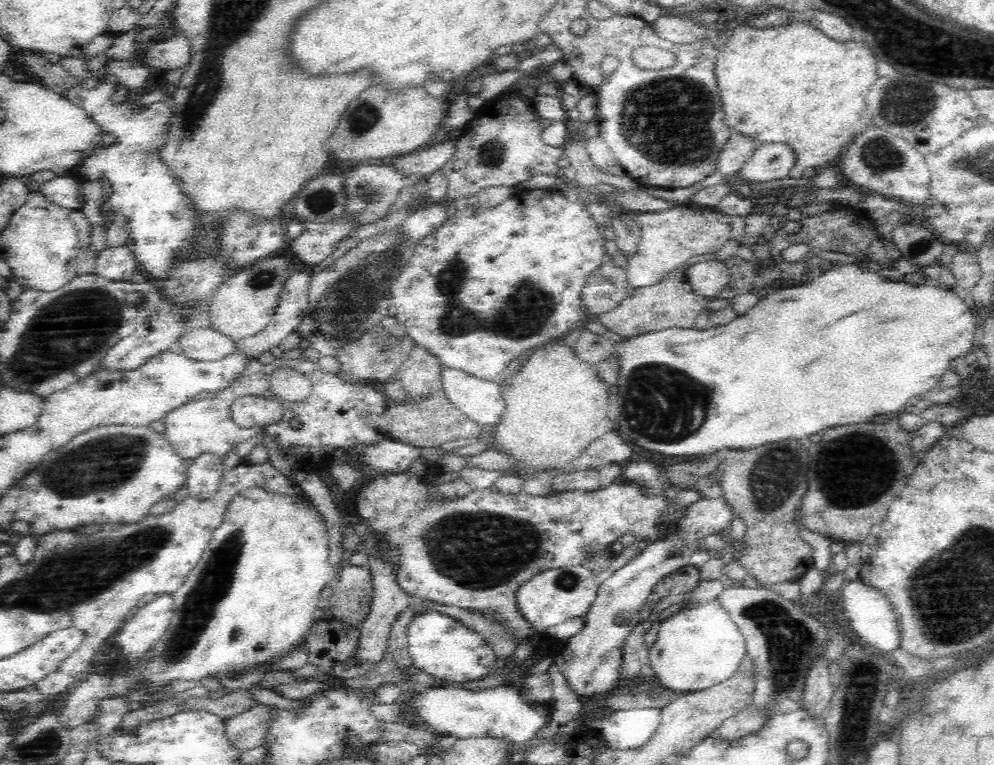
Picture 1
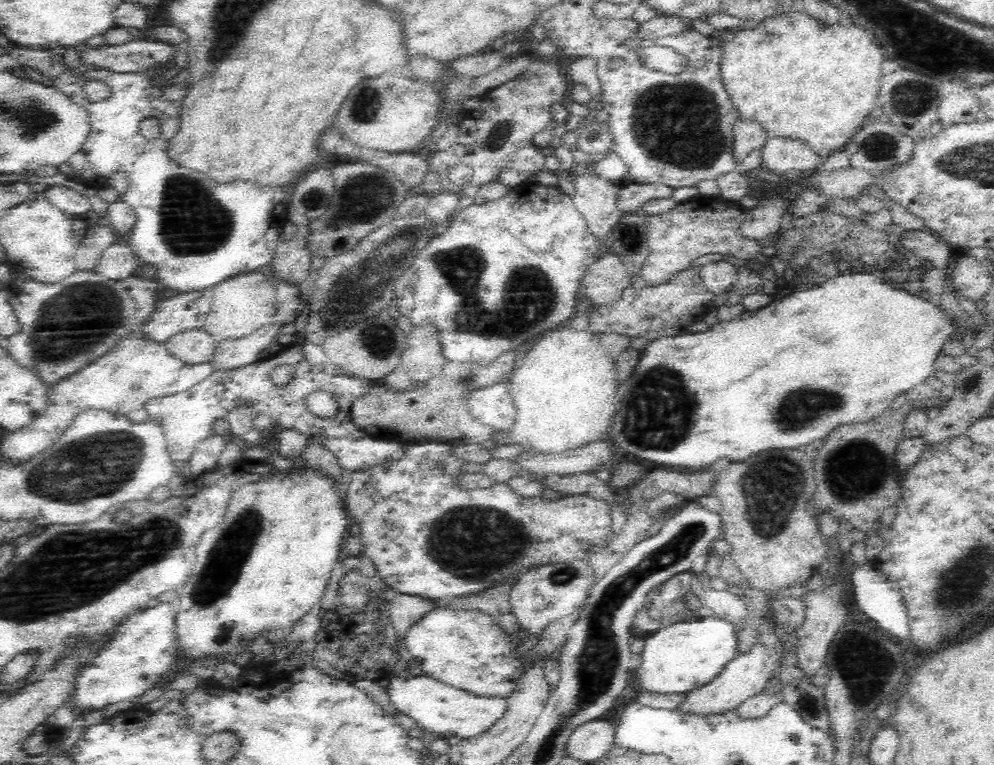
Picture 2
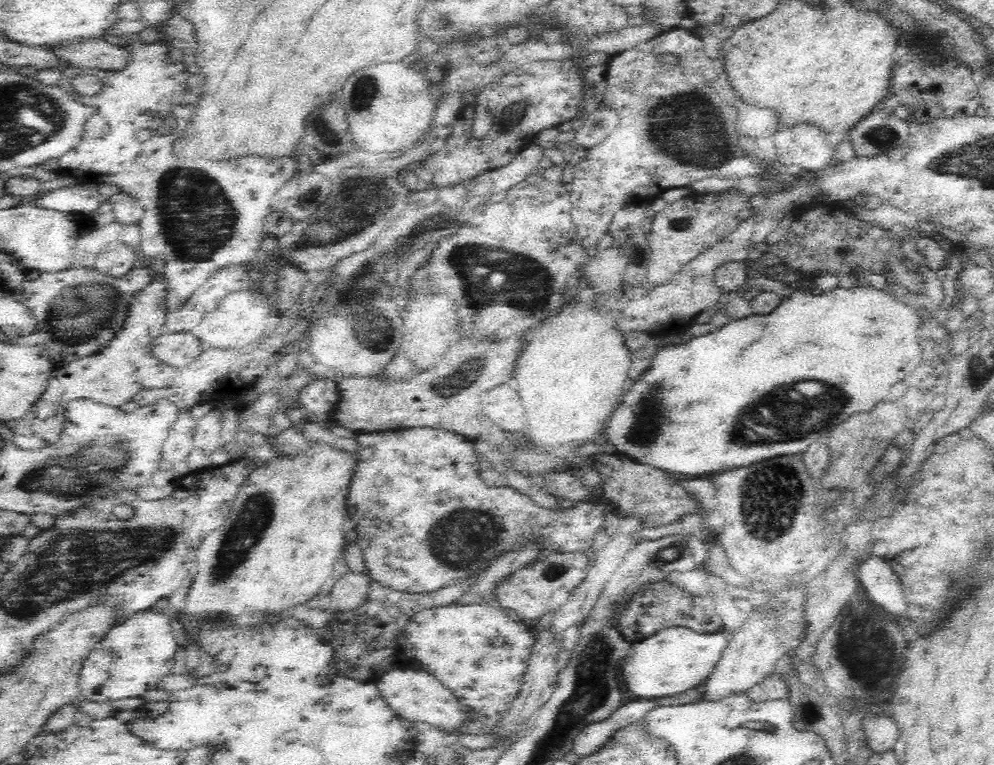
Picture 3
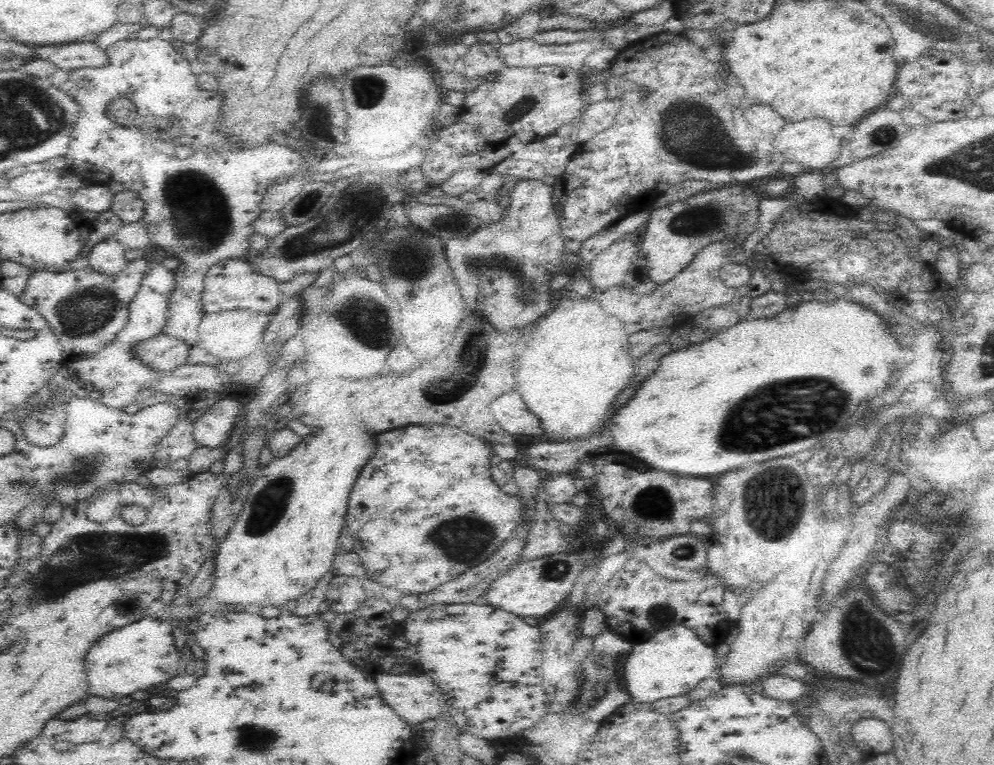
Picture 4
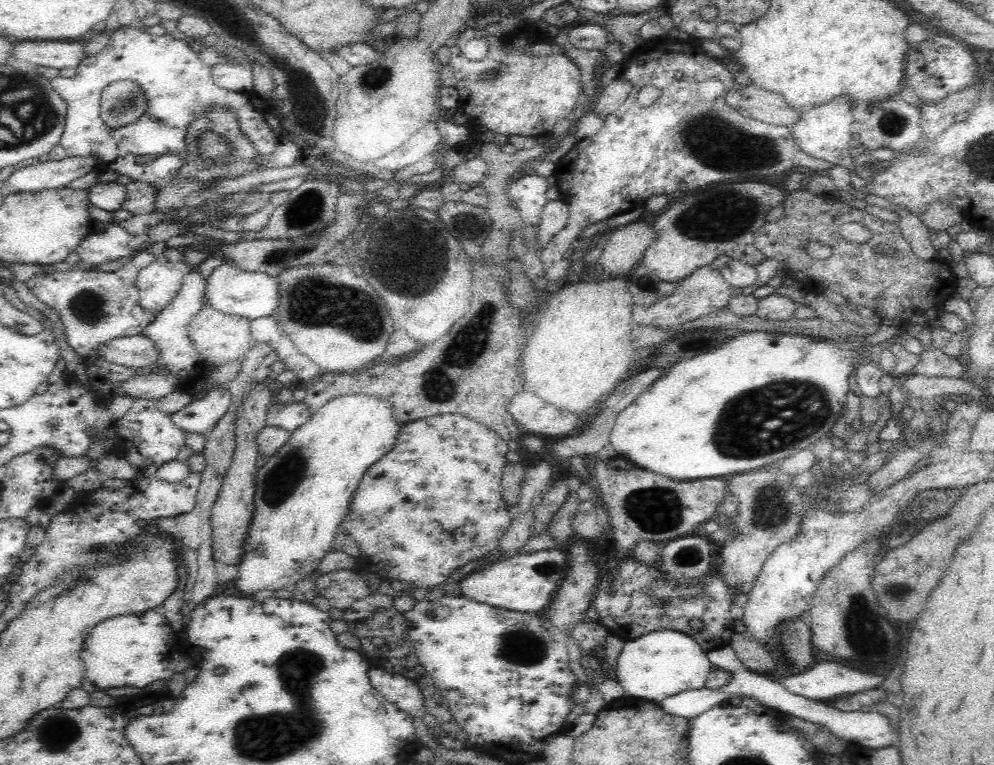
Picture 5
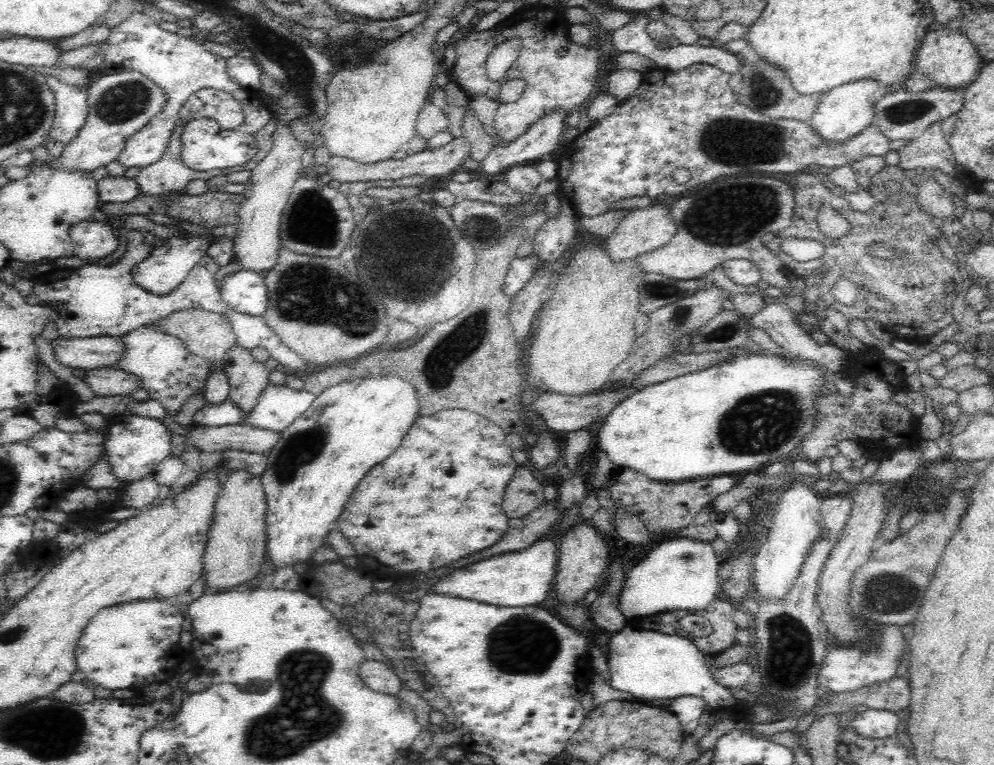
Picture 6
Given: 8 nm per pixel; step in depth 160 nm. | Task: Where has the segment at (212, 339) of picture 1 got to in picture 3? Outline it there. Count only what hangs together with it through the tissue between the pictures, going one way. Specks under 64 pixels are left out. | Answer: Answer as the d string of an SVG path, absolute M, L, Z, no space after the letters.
M182 331L164 332L150 342L148 349L156 361L180 370L191 367L193 360L202 354L204 347L193 334Z

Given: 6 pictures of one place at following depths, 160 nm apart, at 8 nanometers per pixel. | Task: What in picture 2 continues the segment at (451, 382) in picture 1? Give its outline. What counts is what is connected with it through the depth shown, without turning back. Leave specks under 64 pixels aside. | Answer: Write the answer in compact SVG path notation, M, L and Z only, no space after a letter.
M502 382L474 390L470 394L470 413L484 425L496 429L503 436L514 426L516 416L515 407L512 406L513 398L506 384Z

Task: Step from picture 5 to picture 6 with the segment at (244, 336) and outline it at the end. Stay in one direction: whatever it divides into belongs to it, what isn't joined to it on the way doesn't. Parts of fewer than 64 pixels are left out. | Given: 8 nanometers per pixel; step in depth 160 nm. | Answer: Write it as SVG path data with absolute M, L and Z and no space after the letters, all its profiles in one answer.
M202 309L178 311L177 313L168 315L165 319L159 320L153 327L160 332L165 332L180 339L186 345L186 348L192 351L192 354L206 359L213 364L223 359L224 355L234 345L237 345L237 337L229 318L216 312Z

